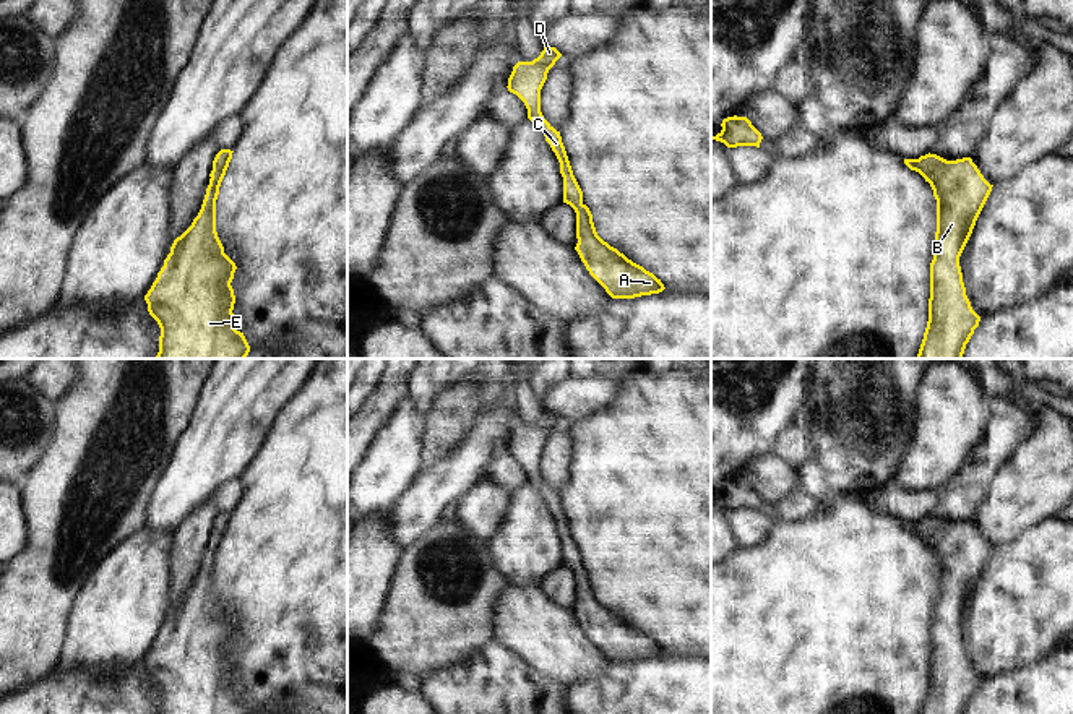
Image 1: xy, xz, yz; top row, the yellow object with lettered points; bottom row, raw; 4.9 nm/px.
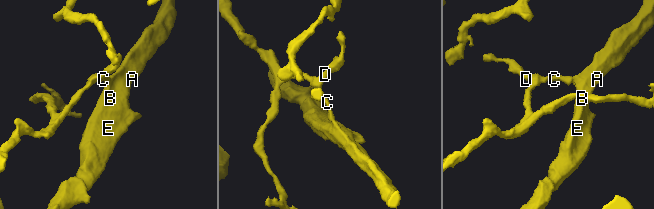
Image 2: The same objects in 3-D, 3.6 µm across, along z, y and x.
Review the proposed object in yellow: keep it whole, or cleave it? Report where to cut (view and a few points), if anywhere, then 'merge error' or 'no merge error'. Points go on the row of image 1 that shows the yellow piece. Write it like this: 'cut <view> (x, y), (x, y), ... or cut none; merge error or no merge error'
cut none; no merge error

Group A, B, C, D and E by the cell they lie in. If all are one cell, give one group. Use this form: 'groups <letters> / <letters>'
groups A B C D E

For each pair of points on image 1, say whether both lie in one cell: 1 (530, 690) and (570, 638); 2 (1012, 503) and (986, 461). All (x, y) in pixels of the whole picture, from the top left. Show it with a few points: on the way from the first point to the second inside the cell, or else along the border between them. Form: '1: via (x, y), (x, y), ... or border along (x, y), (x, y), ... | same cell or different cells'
1: border along (512, 649), (567, 685) | different cells
2: border along (1020, 445), (999, 468), (978, 508) | different cells

